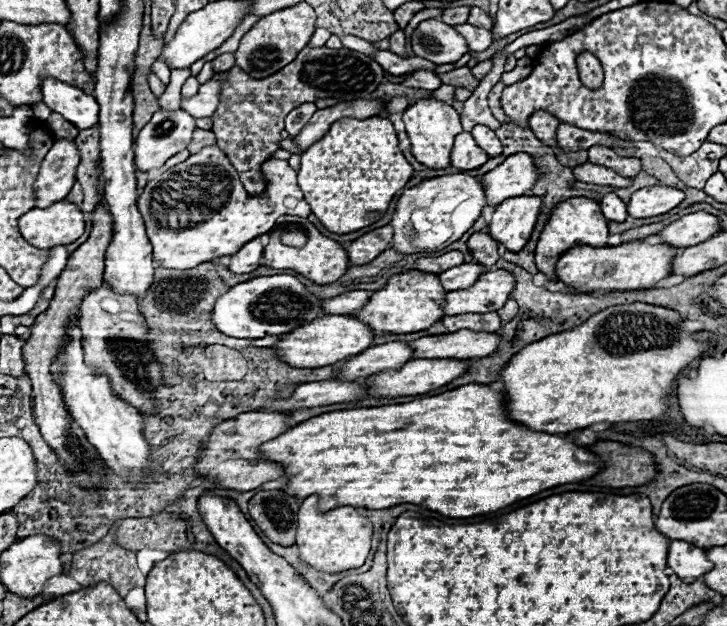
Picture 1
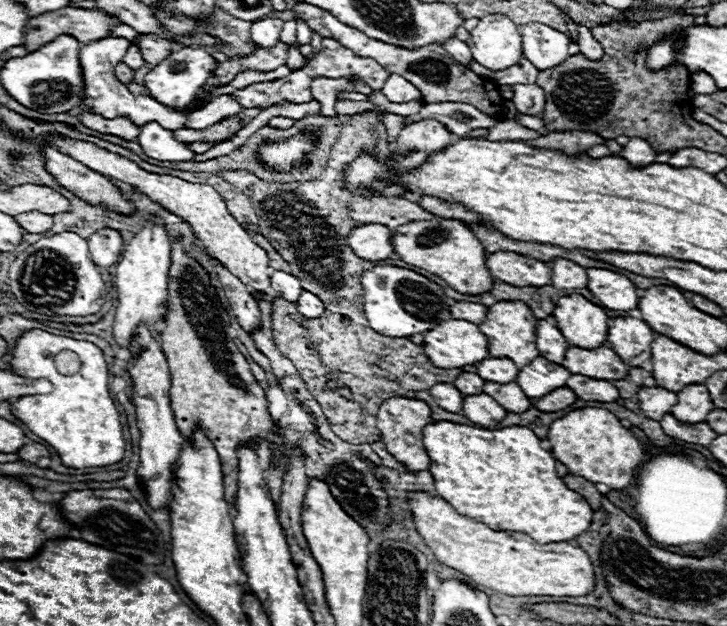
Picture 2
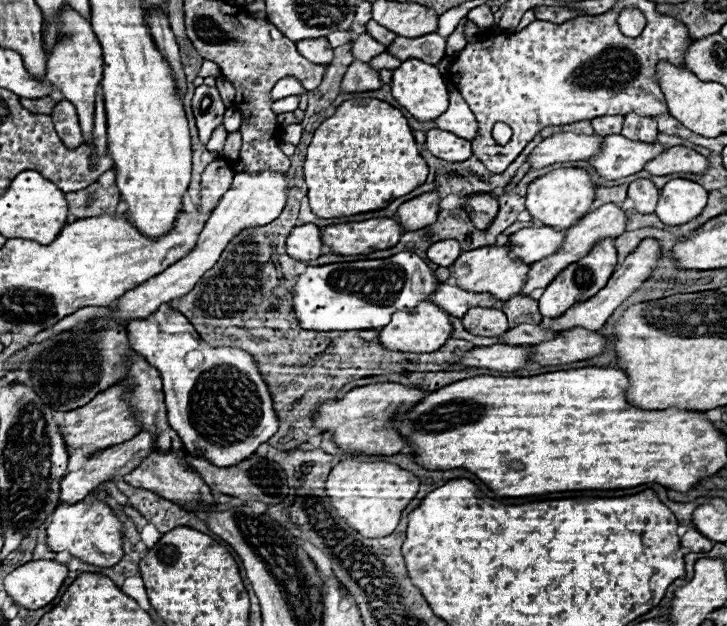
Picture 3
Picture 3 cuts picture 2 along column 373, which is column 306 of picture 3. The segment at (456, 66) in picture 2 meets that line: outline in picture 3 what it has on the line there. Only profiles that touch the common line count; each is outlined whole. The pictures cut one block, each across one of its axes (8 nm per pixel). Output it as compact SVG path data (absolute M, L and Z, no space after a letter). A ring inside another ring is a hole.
M308 38L308 40L298 40L296 42L298 52L316 62L316 64L330 64L332 62L332 46L328 44L326 38Z

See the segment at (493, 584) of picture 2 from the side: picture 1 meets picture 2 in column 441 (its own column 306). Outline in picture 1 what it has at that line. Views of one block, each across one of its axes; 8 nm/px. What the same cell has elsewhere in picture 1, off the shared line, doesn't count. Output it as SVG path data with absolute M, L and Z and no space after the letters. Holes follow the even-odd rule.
M308 496L298 510L298 534L296 544L300 550L300 558L322 572L342 572L350 568L358 568L364 564L370 544L372 544L372 522L358 512L354 506L338 506L328 512L318 508L318 496Z

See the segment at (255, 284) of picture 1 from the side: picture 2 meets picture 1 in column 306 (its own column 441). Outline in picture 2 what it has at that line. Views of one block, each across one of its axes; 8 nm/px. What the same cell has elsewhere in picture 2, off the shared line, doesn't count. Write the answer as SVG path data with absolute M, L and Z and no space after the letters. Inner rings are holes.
M374 266L372 270L362 272L360 284L364 288L364 314L366 314L368 326L374 328L378 334L384 334L384 336L390 336L390 338L408 338L412 334L428 332L434 326L452 318L450 316L450 304L454 300L448 298L438 284L430 282L428 278L424 278L422 274L416 274L412 270L398 268L398 266Z

